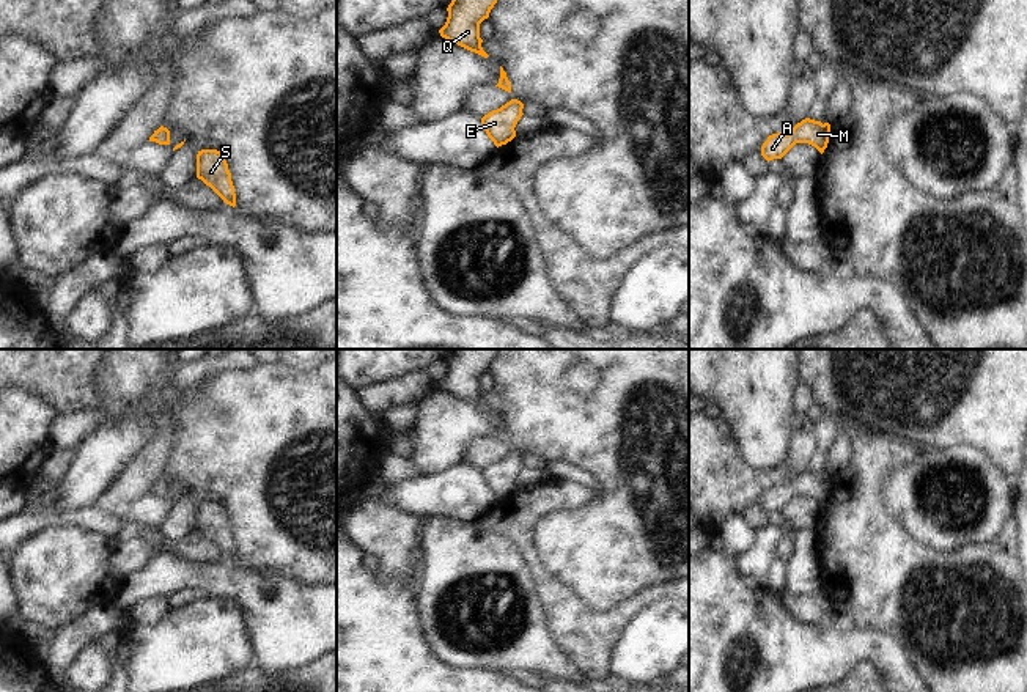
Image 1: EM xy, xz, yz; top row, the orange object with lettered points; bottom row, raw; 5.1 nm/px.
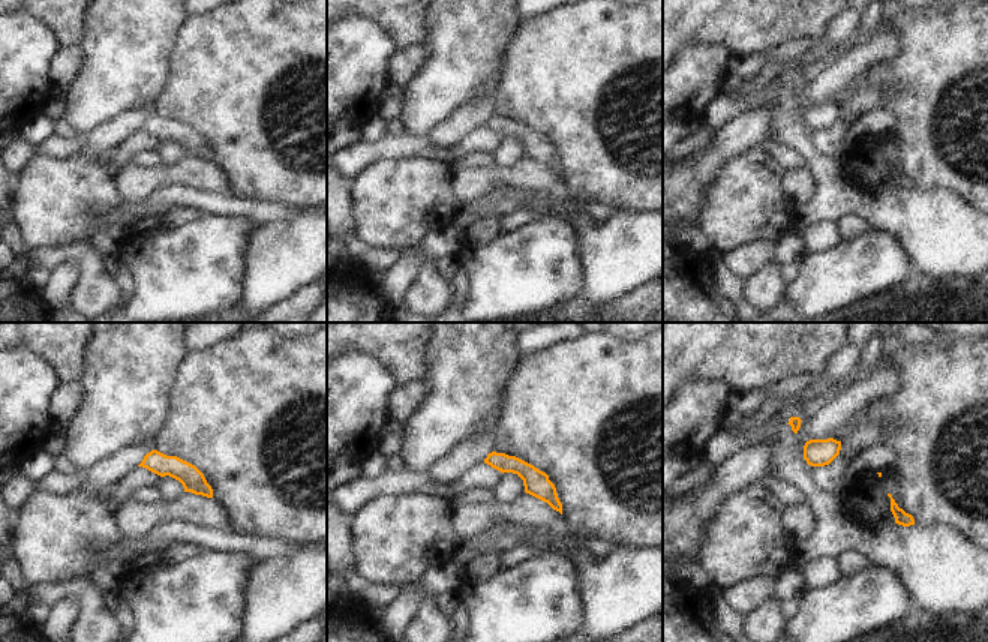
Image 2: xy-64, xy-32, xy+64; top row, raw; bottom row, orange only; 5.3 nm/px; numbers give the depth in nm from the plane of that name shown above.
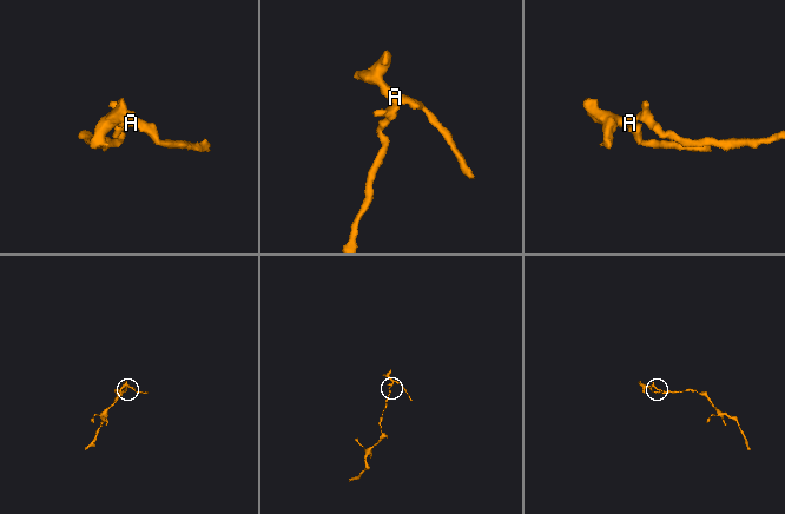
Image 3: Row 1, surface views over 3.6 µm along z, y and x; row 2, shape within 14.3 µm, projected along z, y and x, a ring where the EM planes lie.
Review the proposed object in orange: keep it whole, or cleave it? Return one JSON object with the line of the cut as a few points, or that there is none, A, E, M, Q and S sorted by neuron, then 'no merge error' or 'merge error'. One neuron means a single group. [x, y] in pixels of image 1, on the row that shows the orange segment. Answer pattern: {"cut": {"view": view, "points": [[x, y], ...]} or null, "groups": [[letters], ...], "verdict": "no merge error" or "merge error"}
{"cut": null, "groups": [["A", "E", "M", "Q", "S"]], "verdict": "no merge error"}

